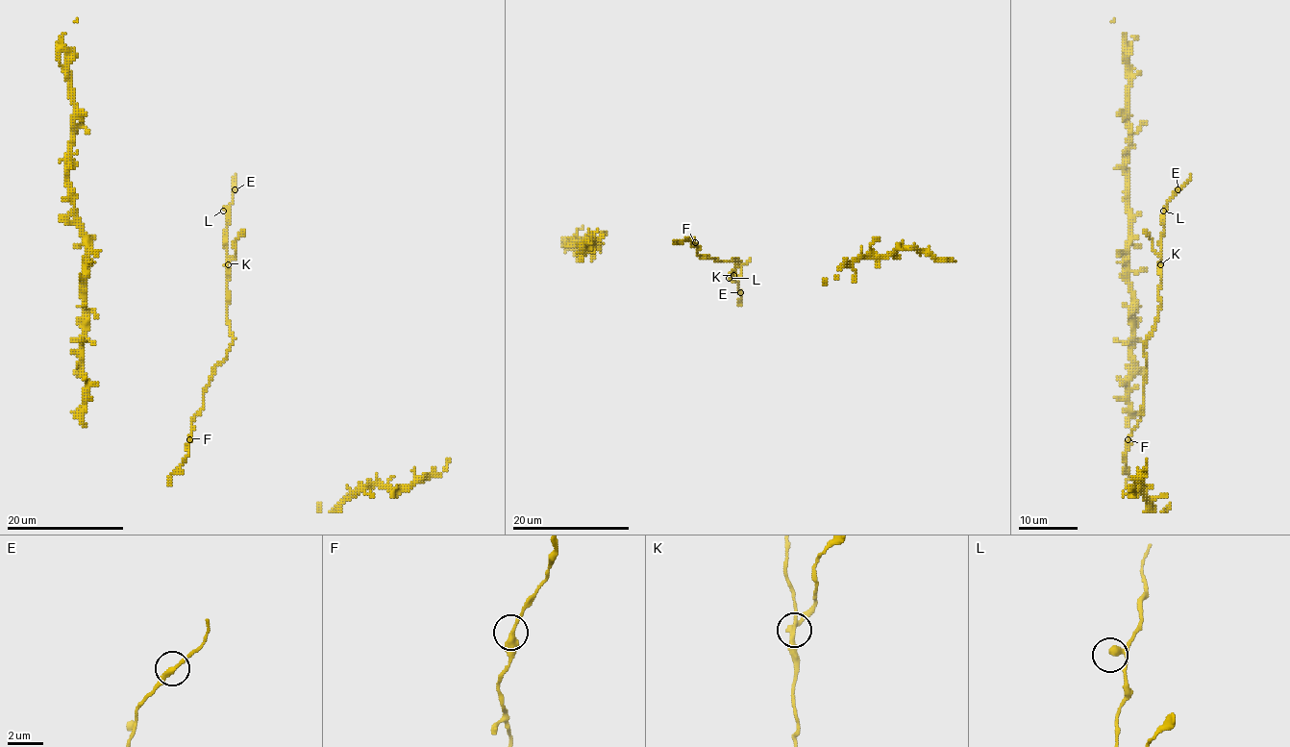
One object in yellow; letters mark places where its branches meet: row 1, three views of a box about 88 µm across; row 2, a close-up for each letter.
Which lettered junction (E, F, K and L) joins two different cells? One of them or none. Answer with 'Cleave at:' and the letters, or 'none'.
Cleave at: K

